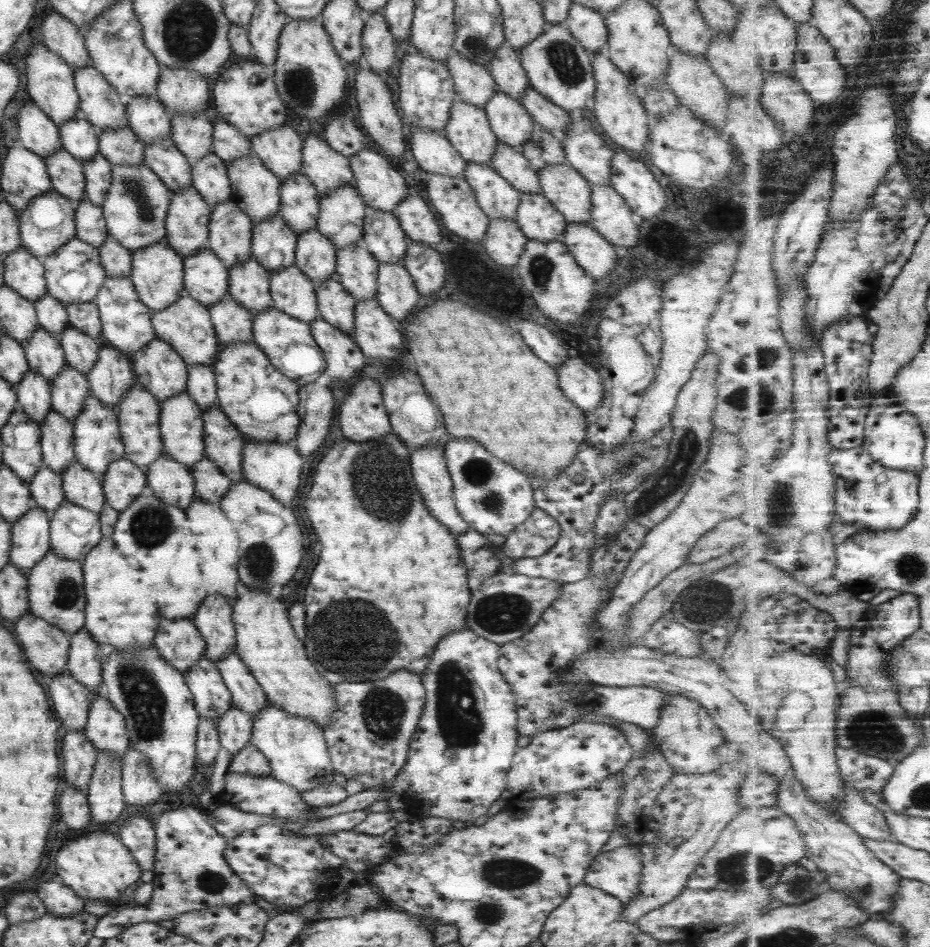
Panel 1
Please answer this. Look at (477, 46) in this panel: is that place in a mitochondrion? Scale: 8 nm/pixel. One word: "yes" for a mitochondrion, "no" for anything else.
yes

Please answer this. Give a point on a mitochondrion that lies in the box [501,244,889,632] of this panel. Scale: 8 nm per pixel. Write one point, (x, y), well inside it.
(673, 479)

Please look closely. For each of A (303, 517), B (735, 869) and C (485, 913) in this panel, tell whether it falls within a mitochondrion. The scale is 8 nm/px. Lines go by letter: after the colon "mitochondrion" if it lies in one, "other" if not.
A: other
B: mitochondrion
C: mitochondrion

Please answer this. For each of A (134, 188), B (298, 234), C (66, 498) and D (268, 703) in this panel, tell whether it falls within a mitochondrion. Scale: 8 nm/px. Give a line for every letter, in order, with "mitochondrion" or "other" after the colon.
A: mitochondrion
B: other
C: other
D: other

